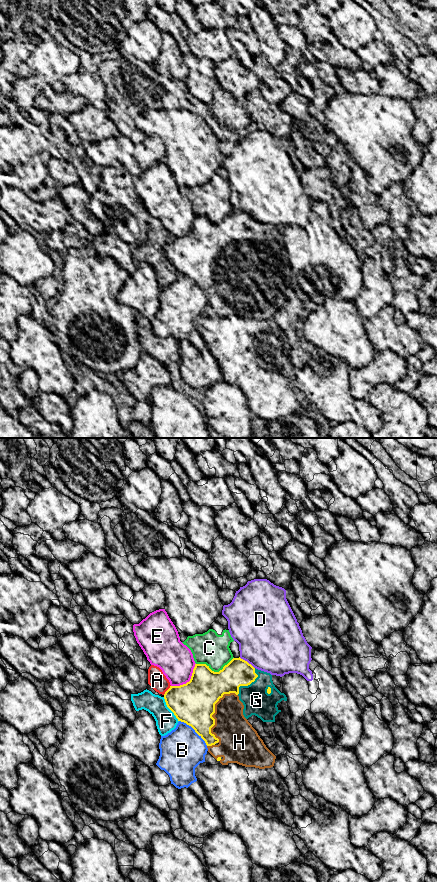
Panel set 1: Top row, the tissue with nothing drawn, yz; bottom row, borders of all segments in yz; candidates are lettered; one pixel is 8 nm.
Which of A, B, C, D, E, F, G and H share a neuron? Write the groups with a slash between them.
A F / B / C / D / E / G H

